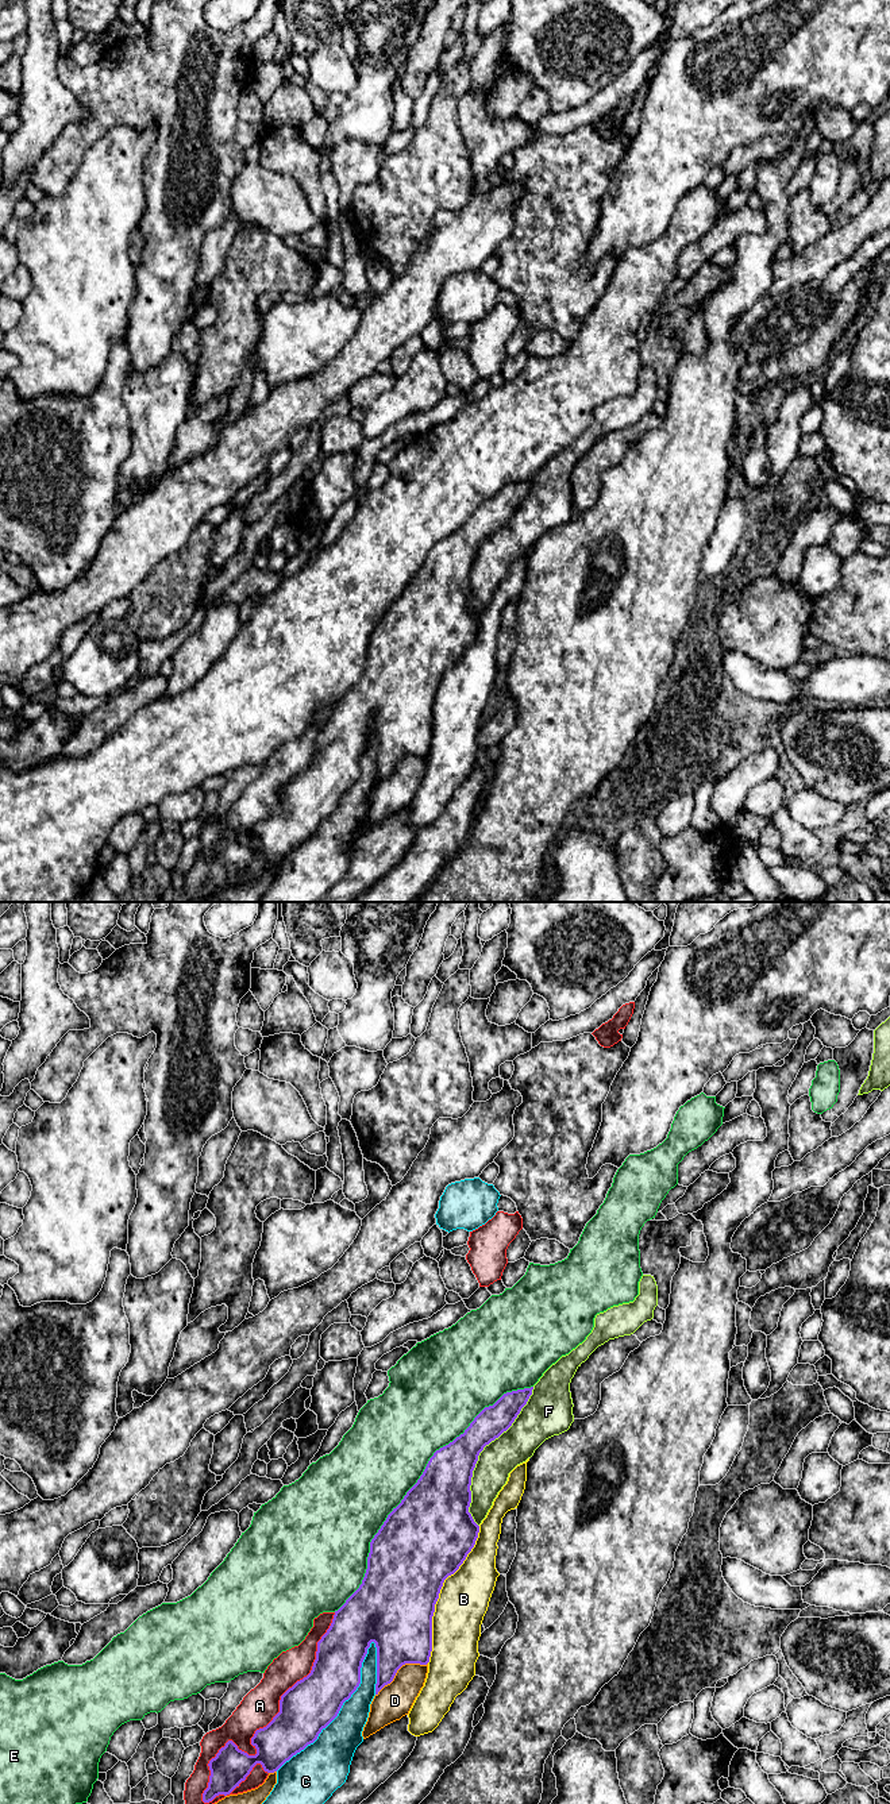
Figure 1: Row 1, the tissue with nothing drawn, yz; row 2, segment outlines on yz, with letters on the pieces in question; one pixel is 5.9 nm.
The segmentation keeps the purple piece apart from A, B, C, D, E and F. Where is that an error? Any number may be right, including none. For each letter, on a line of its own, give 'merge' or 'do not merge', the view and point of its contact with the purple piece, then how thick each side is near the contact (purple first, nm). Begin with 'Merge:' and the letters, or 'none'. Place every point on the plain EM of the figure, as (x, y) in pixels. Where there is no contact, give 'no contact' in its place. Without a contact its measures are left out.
Merge: F
A: do not merge; meets purple in yz at (264, 820); 280 nm thick on the purple side, 220 nm on the other
B: do not merge; meets purple in yz at (439, 685); 480 nm thick on the purple side, 300 nm on the other
C: do not merge; meets purple in yz at (339, 802); 320 nm thick on the purple side, 240 nm on the other
D: do not merge; meets purple in yz at (399, 760); 360 nm thick on the purple side, 220 nm on the other
E: do not merge; meets purple in yz at (416, 575); 440 nm thick on the purple side, 500 nm on the other
F: merge; meets purple in yz at (478, 547); 300 nm thick on the purple side, 220 nm on the other

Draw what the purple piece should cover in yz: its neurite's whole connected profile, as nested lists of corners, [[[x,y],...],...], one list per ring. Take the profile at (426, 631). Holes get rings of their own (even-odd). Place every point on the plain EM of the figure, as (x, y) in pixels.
[[[643,367],[633,394],[597,406],[586,432],[552,456],[533,479],[504,486],[493,498],[485,500],[463,527],[434,546],[417,575],[371,632],[362,676],[335,704],[330,721],[317,735],[311,766],[281,789],[280,805],[251,830],[257,847],[248,848],[228,833],[209,853],[211,868],[203,886],[204,895],[219,887],[230,887],[257,856],[265,864],[274,866],[313,836],[359,779],[362,755],[371,735],[377,740],[375,787],[393,774],[402,758],[429,755],[432,709],[443,675],[459,662],[474,640],[479,617],[509,566],[531,551],[546,532],[570,521],[574,514],[570,475],[581,456],[609,432],[633,427],[654,410],[656,398],[656,374],[654,369]]]

